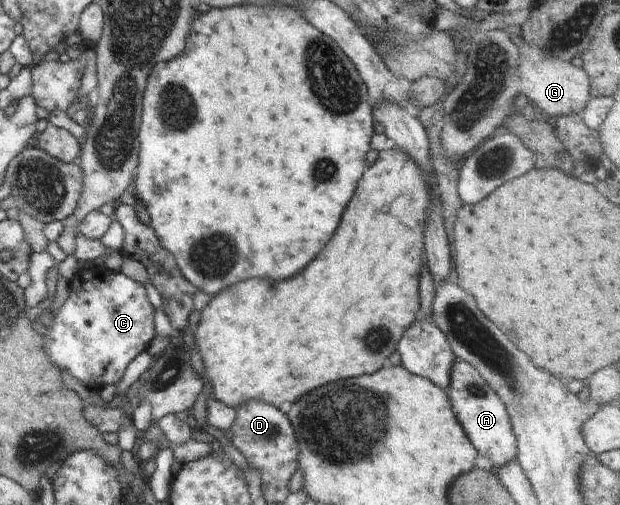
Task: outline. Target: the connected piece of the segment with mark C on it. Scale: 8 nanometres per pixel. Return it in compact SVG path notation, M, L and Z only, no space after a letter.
M97 263L78 274L68 298L53 312L51 325L36 329L57 370L66 370L82 386L99 392L106 384L117 386L130 362L147 351L155 336L154 322L144 286Z

